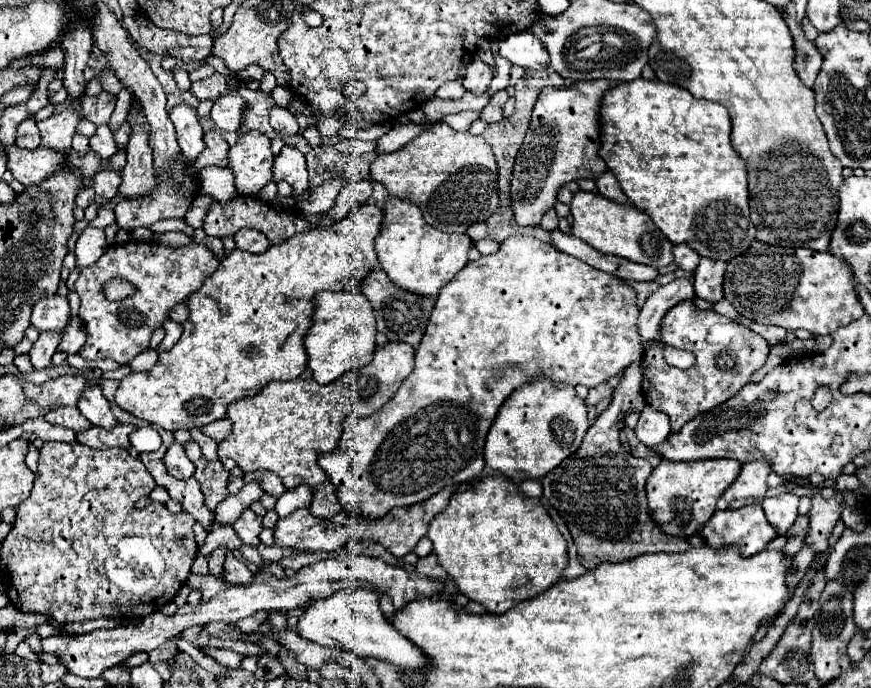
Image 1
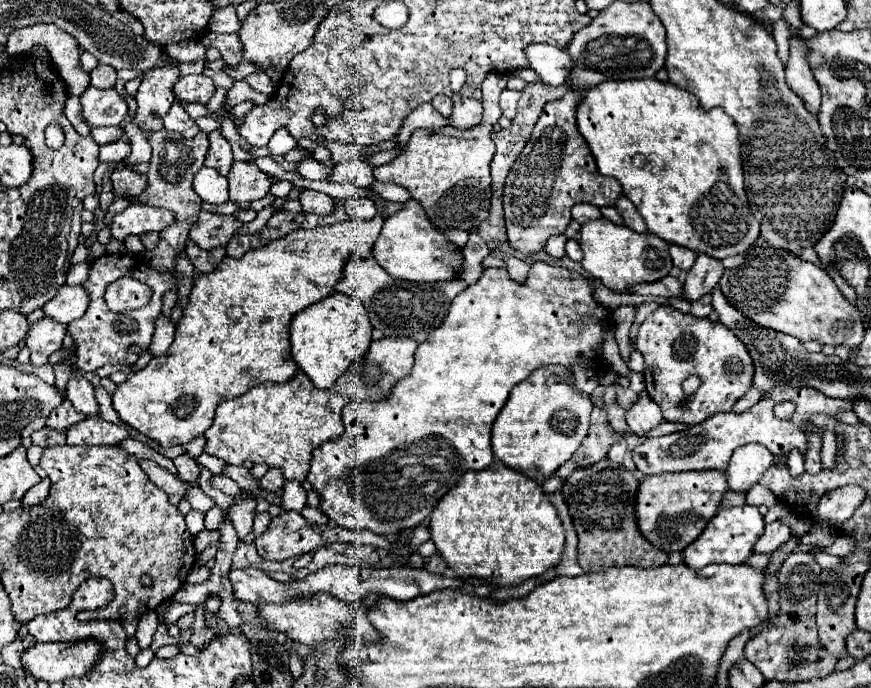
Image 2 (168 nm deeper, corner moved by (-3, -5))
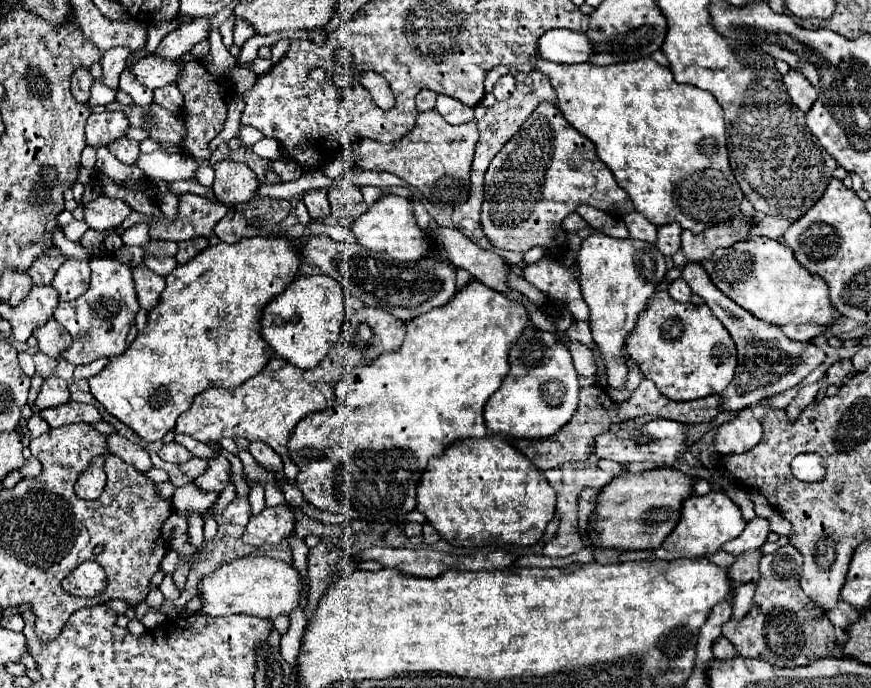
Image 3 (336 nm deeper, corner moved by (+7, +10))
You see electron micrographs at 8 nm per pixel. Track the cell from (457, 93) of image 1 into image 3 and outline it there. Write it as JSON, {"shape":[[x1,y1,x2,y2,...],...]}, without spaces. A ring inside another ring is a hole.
{"shape":[[424,89,424,91,420,91,418,93,418,97,416,97,416,109,422,113,422,111,430,111,430,109,434,109,434,105,436,105,436,93,434,91,428,91,428,89]]}

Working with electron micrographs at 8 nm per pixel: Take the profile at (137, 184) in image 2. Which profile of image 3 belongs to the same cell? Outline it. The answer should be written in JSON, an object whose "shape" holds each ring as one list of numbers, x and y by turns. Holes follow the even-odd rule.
{"shape":[[118,139,108,145,108,149,122,161,122,163,134,163,140,153,140,143,134,139]]}

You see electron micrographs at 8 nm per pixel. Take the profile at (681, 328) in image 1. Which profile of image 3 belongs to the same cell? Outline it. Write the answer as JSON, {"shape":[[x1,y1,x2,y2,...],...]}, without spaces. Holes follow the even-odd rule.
{"shape":[[658,291,646,309,644,315,638,319,638,327,626,341,626,351,630,359,640,367,644,377,652,379,662,395,672,401,692,401,700,397,708,397,726,389,726,385,734,377,736,369,736,349,730,333,726,327,714,317,708,305,692,305,692,303,678,303,670,299,668,291]]}

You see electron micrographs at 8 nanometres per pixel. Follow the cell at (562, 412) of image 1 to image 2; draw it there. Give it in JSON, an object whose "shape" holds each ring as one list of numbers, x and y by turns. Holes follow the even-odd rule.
{"shape":[[538,368,528,380,516,384,492,426,492,452,508,468,532,480,550,478,582,444,588,434,592,402,574,388,572,374,564,368]]}

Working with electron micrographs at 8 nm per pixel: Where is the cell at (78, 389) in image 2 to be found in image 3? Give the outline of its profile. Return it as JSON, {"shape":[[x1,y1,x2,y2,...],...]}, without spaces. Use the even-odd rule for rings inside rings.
{"shape":[[50,317,50,321,46,321,46,325,34,329,32,335,36,337,40,351,52,359,56,359,72,343,70,333,66,333,66,329,62,329,62,325,58,325,58,321,54,321,54,317]]}

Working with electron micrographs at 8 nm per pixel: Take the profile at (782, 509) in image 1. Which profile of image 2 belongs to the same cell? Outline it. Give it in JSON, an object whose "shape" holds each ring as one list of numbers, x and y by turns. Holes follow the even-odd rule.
{"shape":[[774,520,770,524,766,524,764,536,756,542,756,552,774,552,778,550,784,542,788,542,788,538,792,536,790,528,782,522,782,520]]}

